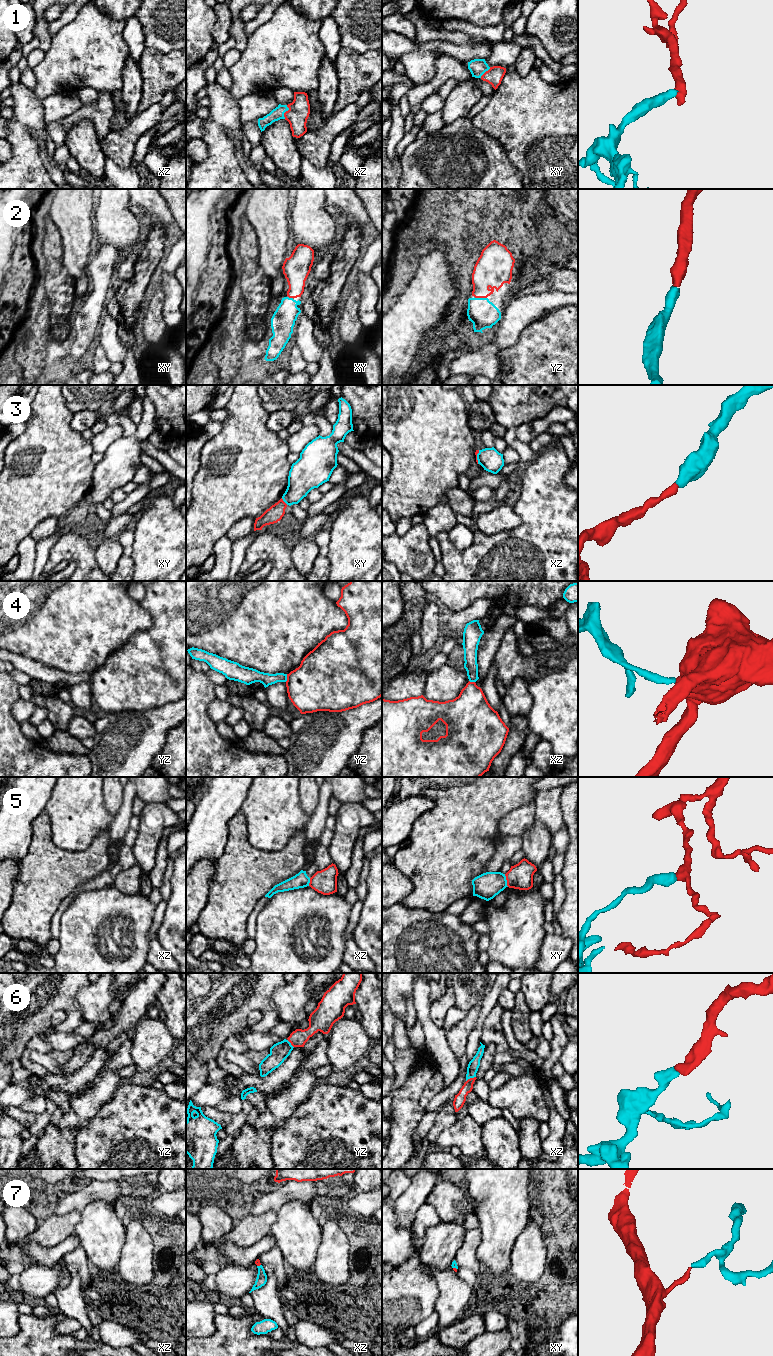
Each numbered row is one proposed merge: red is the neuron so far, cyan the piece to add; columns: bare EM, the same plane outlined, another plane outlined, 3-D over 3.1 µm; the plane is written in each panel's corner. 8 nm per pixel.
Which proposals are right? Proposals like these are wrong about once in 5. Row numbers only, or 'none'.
1, 2, 3, 6

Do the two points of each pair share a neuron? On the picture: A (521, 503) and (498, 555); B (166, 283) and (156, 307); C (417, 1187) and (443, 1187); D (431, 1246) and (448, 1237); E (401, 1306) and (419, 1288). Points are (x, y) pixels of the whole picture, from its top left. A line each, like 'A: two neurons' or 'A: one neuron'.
A: one neuron
B: two neurons
C: two neurons
D: one neuron
E: one neuron

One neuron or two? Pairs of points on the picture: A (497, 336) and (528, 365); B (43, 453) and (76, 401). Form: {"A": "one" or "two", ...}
{"A": "two", "B": "two"}

